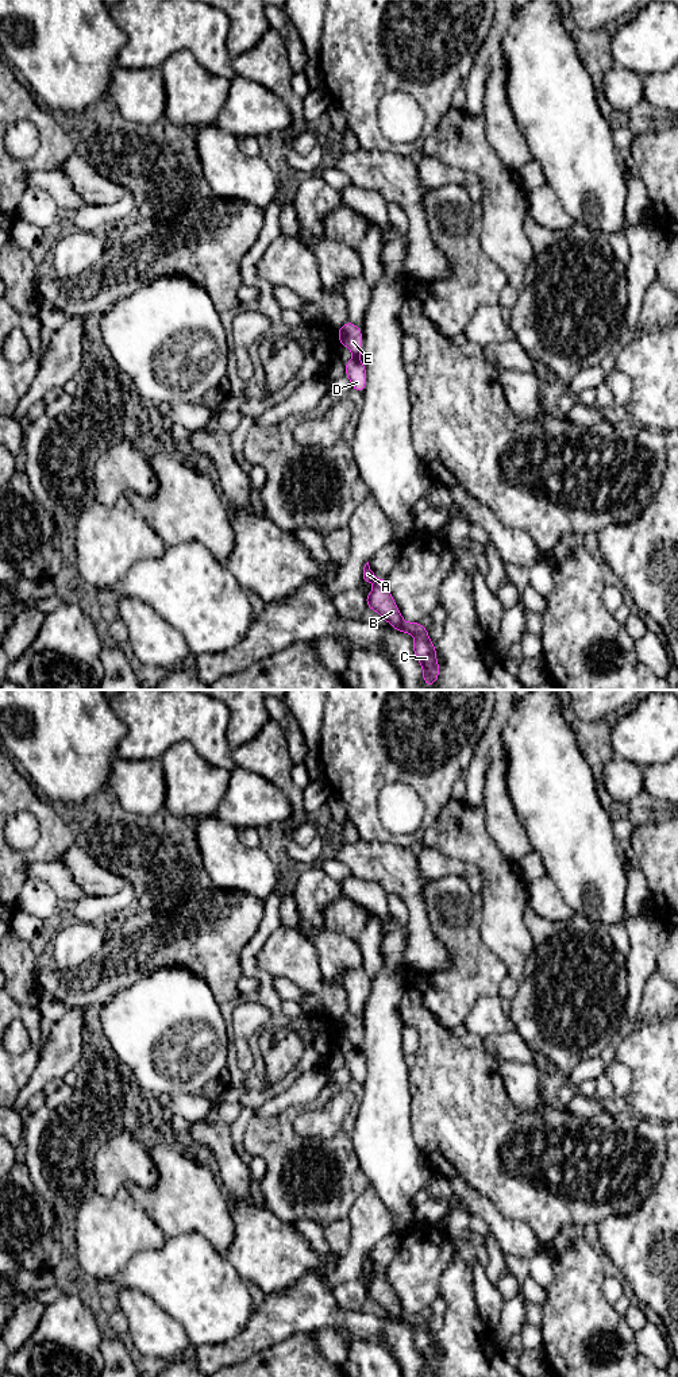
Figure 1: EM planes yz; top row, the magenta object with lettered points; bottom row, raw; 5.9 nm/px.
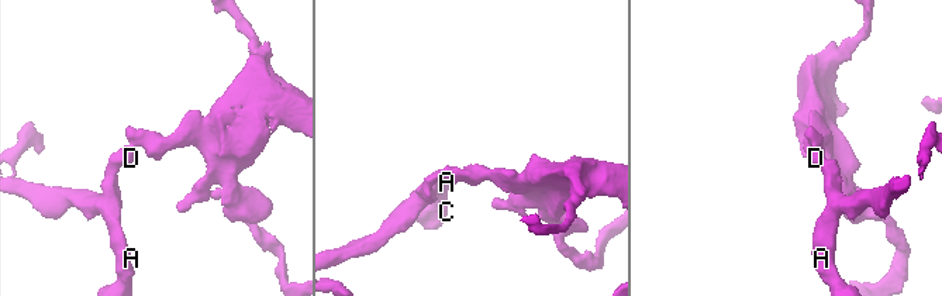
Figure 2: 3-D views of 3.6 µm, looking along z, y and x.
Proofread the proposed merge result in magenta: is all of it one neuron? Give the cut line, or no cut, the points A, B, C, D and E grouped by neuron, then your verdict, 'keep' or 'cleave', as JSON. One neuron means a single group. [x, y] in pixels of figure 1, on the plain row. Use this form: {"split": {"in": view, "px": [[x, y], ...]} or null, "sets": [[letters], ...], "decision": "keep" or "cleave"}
{"split": {"in": "yz", "px": [[354, 1046], [358, 1049]]}, "sets": [["A", "B", "C", "D"], ["E"]], "decision": "cleave"}

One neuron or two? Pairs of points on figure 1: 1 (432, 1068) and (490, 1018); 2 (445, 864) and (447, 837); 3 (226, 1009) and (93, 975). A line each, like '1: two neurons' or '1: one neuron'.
1: two neurons
2: two neurons
3: two neurons

